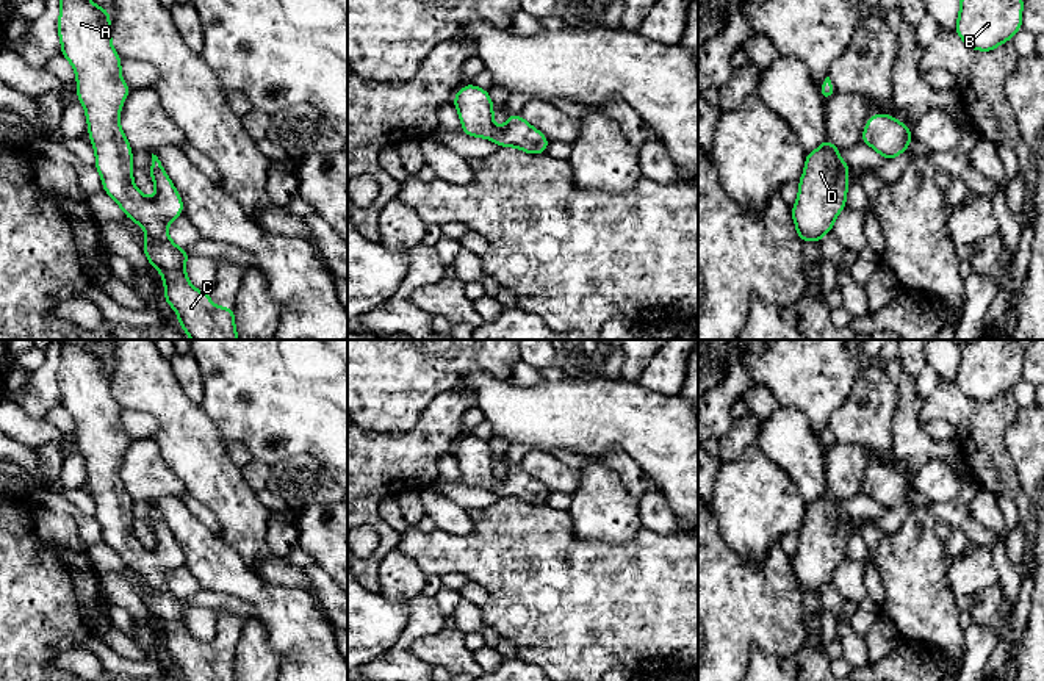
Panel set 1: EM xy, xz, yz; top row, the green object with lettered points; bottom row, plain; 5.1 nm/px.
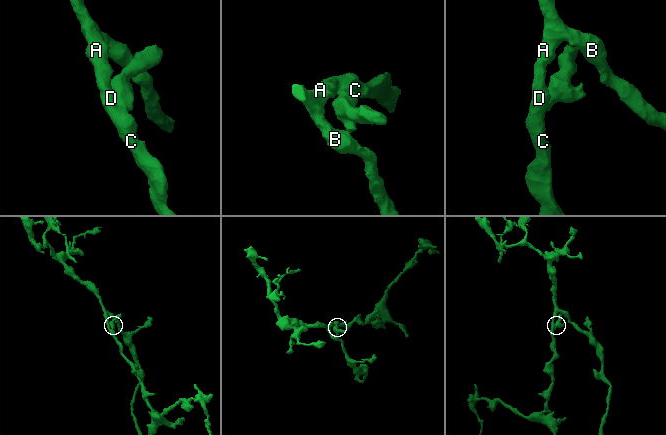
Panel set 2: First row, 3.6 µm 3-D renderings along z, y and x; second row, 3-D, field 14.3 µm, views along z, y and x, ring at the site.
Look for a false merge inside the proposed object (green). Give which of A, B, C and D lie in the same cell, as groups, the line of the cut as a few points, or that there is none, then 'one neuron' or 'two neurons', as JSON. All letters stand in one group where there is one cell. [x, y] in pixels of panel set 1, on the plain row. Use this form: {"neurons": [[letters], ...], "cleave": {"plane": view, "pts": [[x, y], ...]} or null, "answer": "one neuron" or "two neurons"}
{"neurons": [["A", "B", "C", "D"]], "cleave": null, "answer": "one neuron"}

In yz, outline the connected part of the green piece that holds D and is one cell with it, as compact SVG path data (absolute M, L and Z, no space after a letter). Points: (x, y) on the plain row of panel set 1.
M828 492L805 507L805 521L798 531L798 546L790 559L800 592L820 596L825 584L831 582L837 565L847 557L847 524L851 517L839 507L841 499Z

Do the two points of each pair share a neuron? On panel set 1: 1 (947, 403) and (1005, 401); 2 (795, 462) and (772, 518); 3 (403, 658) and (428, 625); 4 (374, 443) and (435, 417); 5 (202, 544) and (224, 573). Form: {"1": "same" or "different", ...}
{"1": "same", "2": "different", "3": "same", "4": "same", "5": "same"}

